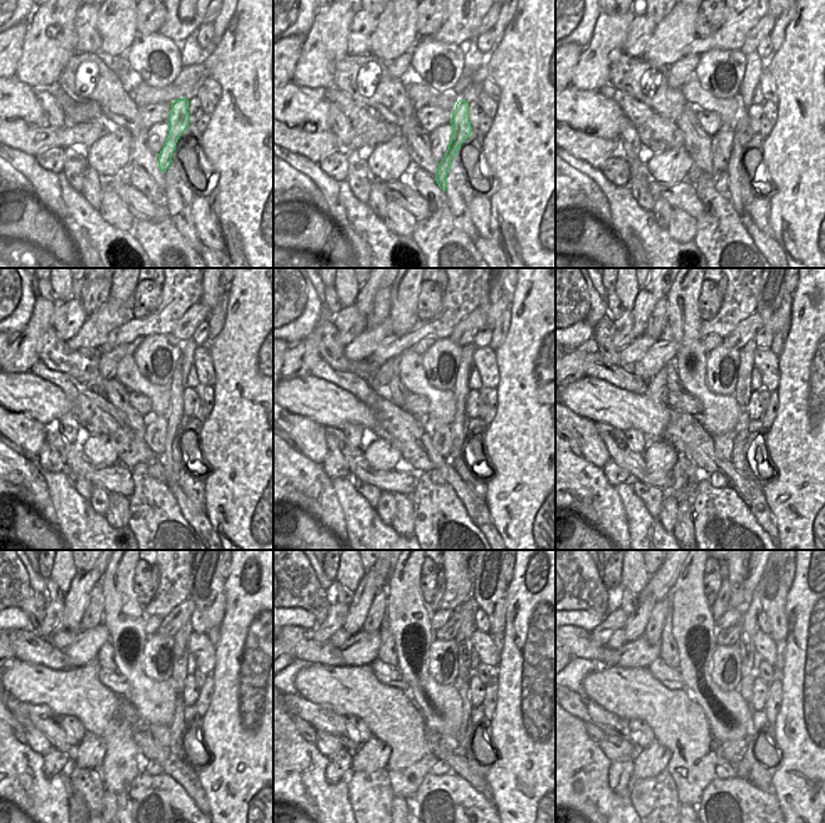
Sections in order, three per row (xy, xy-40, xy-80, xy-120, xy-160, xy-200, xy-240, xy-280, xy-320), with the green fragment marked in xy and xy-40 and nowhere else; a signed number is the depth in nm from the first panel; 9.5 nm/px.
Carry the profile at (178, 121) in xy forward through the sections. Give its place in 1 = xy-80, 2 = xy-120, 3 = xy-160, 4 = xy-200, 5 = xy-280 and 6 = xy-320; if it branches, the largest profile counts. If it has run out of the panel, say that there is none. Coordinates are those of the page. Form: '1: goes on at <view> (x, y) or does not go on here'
1: goes on at xy-80 (721, 185)
2: goes on at xy-120 (156, 470)
3: goes on at xy-160 (436, 477)
4: goes on at xy-200 (717, 480)
5: goes on at xy-280 (440, 768)
6: goes on at xy-320 (724, 770)

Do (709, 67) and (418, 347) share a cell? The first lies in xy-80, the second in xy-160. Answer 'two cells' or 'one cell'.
two cells

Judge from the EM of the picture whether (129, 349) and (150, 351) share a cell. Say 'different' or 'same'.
different

